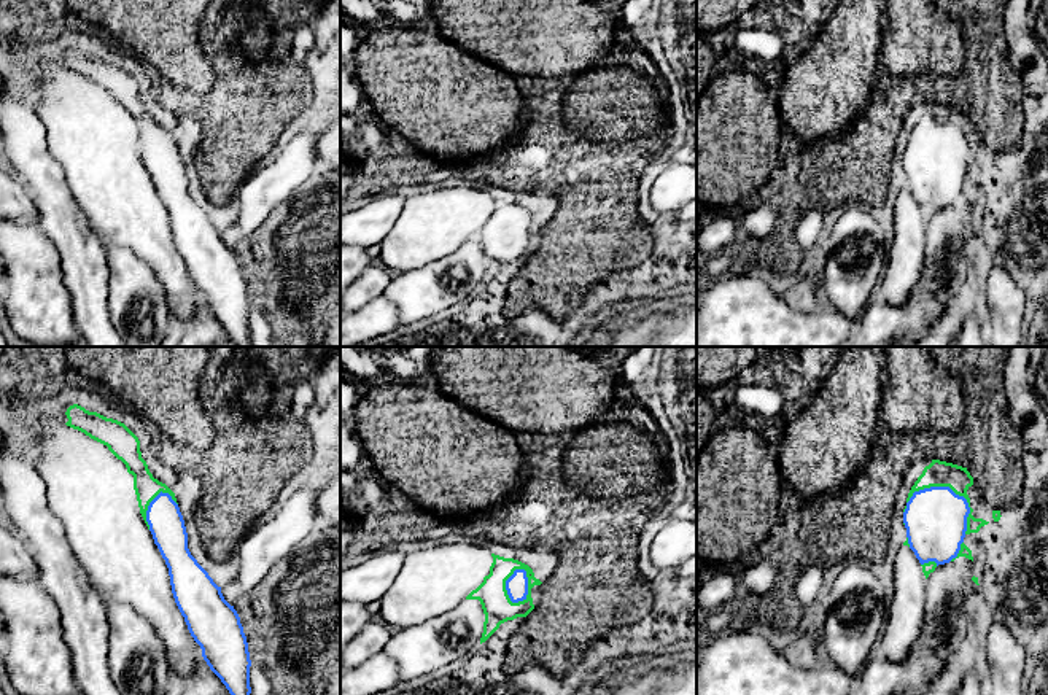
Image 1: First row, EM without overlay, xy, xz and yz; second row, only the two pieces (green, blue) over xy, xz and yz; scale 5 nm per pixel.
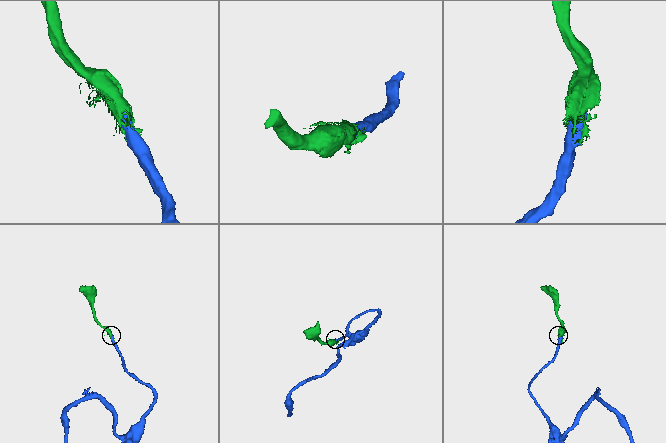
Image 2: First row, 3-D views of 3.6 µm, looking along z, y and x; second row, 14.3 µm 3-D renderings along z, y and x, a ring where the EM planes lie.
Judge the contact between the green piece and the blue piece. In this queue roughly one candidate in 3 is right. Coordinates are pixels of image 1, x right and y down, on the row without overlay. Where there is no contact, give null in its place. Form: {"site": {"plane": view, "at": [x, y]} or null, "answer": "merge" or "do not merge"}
{"site": {"plane": "yz", "at": [950, 131]}, "answer": "merge"}

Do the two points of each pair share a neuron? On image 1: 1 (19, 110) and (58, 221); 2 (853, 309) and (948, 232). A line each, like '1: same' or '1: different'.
1: same
2: different

